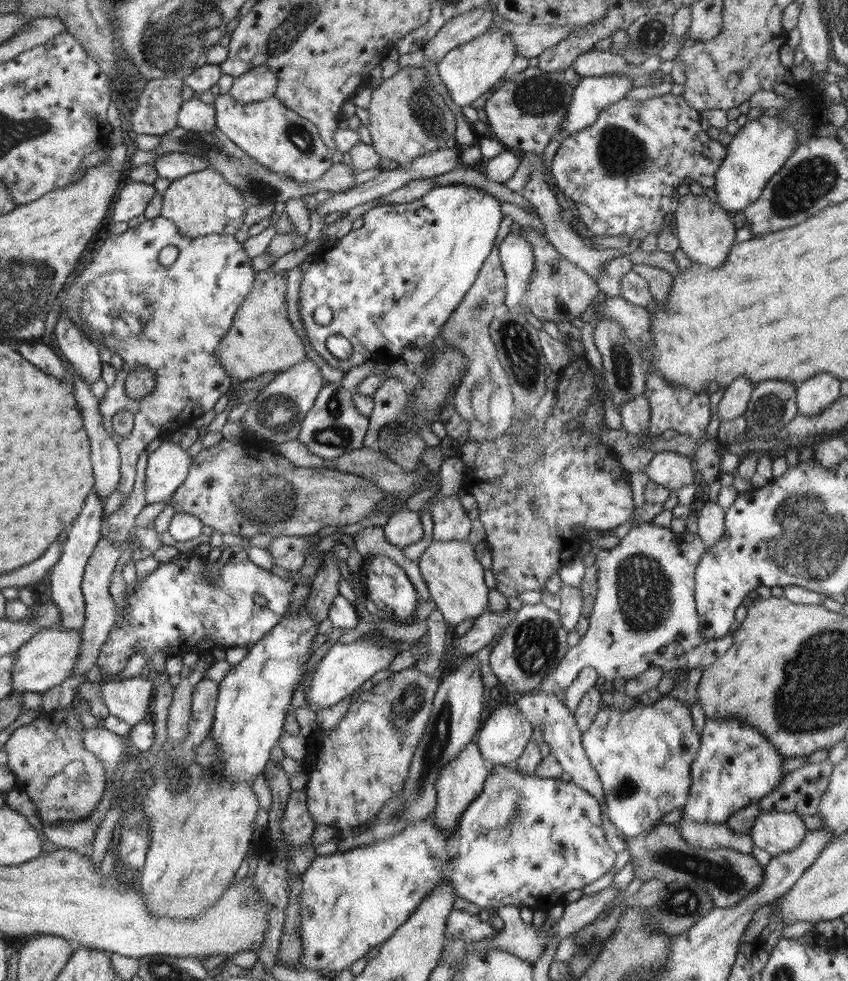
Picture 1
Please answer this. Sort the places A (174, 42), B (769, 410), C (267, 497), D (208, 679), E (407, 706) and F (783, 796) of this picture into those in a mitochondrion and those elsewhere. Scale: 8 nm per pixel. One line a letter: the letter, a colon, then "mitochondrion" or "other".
A: mitochondrion
B: mitochondrion
C: mitochondrion
D: other
E: mitochondrion
F: other

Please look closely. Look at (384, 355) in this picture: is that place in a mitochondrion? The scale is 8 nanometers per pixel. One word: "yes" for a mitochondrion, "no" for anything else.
no

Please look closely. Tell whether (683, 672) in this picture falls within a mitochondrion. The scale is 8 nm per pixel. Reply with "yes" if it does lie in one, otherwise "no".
no

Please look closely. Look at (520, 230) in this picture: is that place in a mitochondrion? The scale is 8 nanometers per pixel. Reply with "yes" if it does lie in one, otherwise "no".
no

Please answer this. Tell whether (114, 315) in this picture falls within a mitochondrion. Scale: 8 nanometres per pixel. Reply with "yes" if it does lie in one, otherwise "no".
yes

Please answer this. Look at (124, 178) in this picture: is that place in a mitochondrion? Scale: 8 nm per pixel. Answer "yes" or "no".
no

